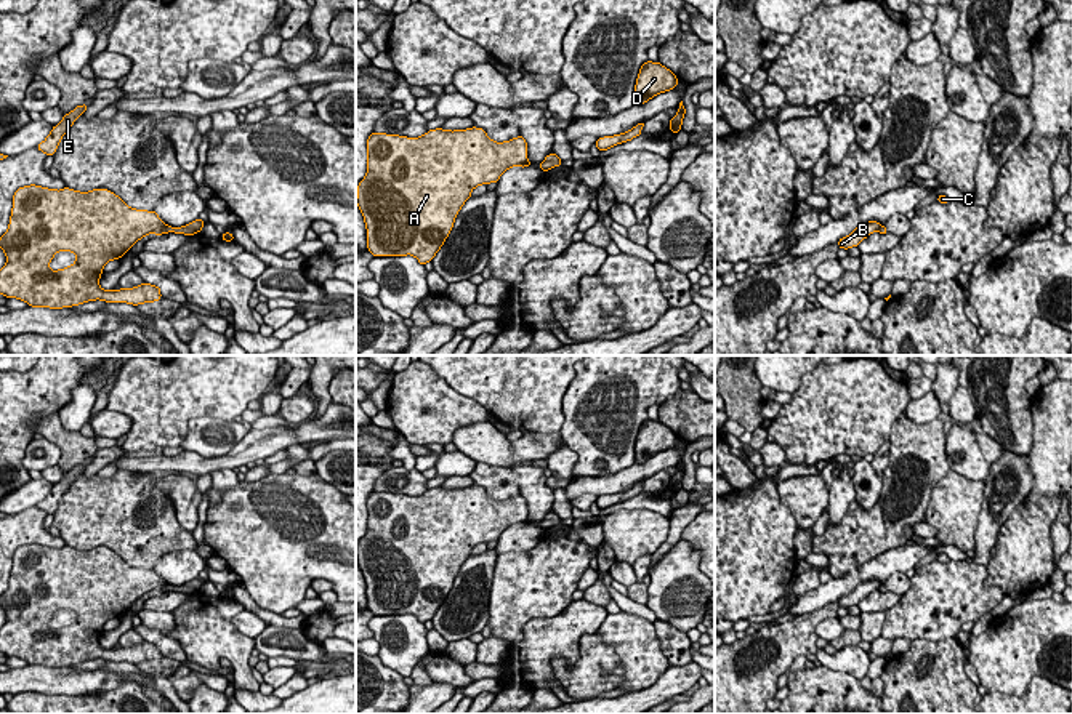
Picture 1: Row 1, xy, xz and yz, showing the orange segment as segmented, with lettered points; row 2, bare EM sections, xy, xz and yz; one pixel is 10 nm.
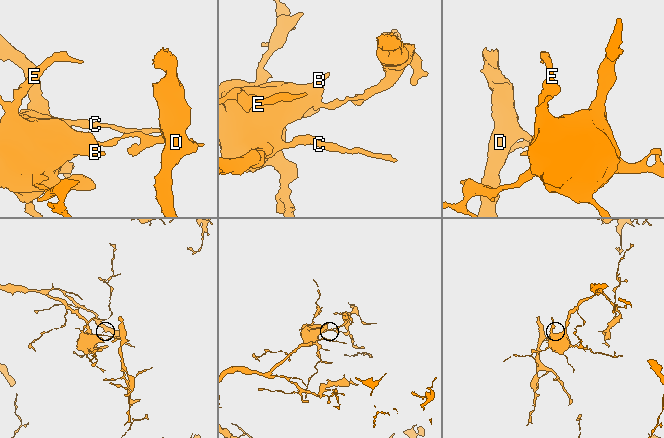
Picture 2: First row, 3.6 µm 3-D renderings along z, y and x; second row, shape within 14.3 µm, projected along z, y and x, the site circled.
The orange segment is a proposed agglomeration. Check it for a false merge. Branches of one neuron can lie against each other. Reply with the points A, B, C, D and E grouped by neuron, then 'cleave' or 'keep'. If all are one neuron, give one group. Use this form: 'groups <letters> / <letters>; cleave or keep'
groups A B C E / D; cleave

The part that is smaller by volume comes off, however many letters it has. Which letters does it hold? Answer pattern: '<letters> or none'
D

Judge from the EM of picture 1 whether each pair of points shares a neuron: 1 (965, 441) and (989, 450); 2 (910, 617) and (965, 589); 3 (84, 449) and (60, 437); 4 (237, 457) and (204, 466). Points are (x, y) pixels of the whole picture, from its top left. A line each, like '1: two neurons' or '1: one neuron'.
1: two neurons
2: one neuron
3: one neuron
4: one neuron

